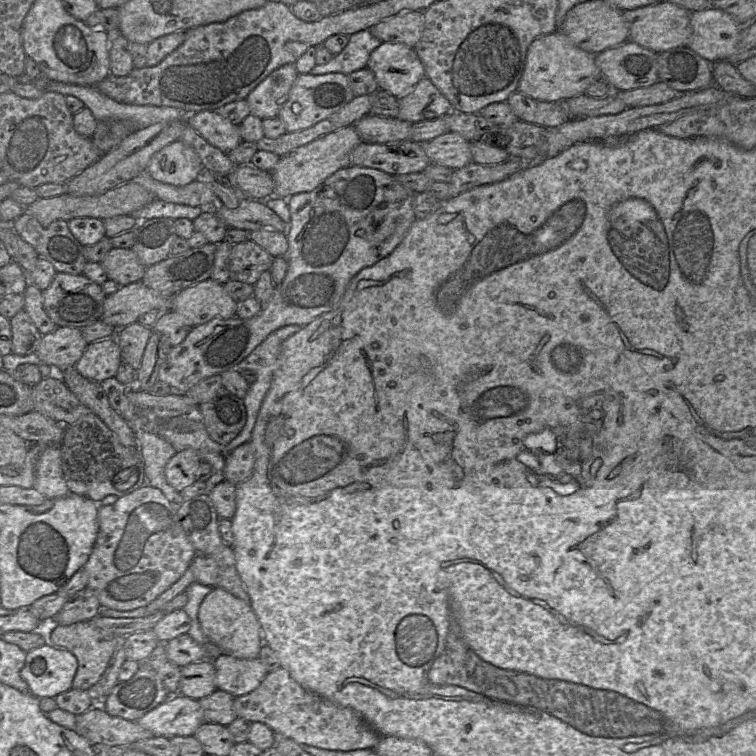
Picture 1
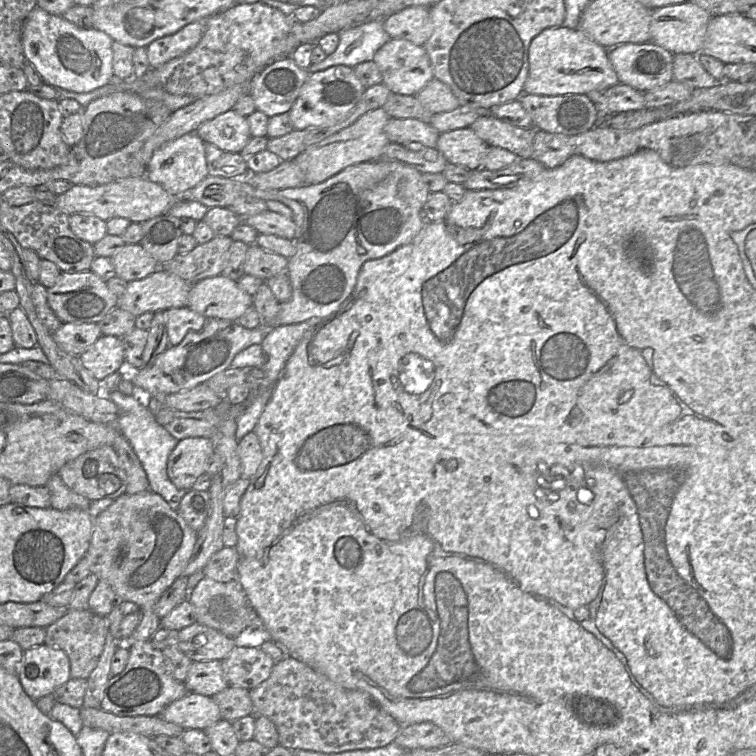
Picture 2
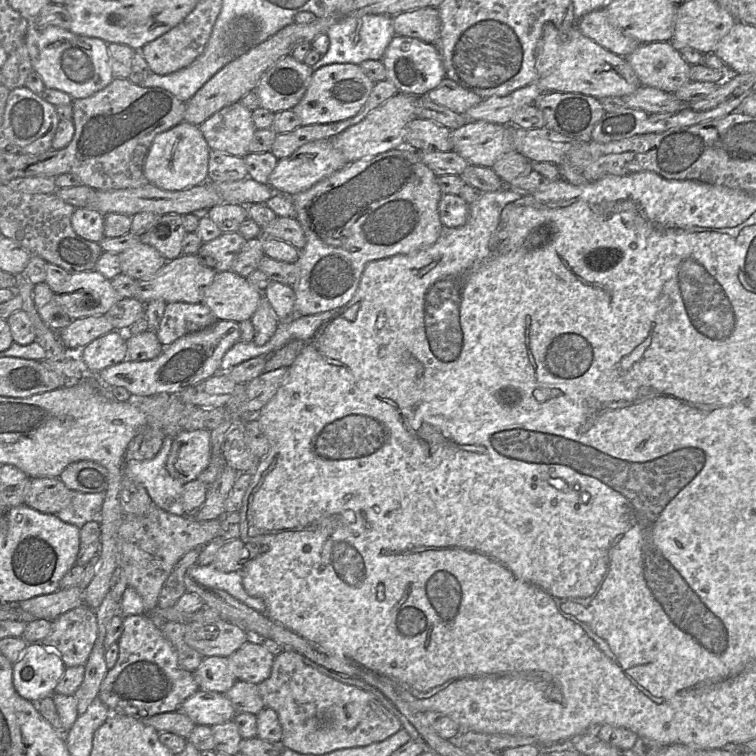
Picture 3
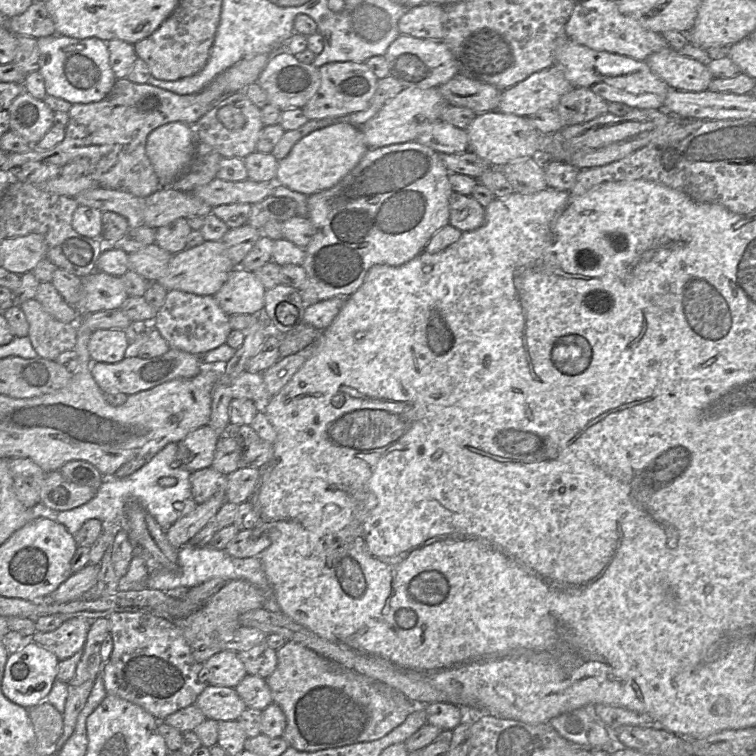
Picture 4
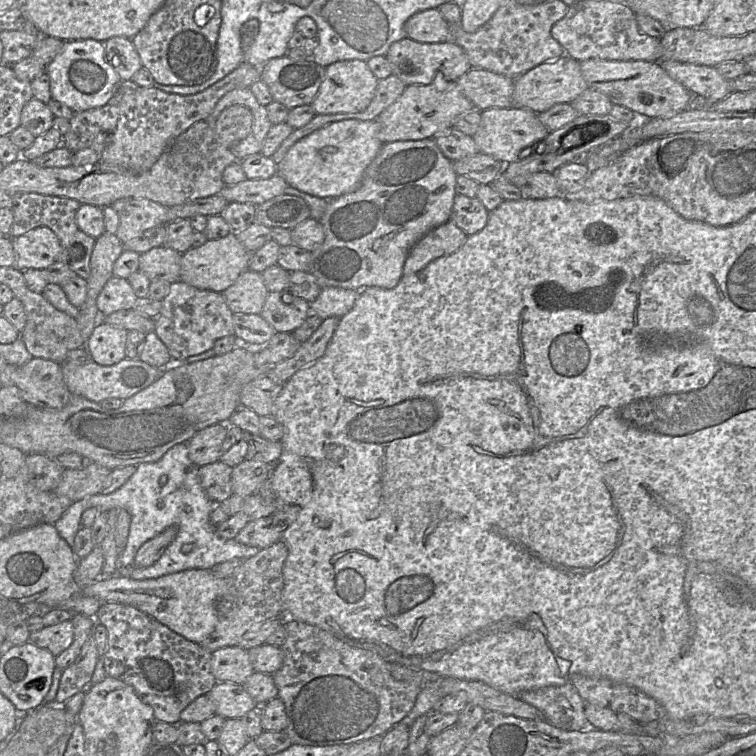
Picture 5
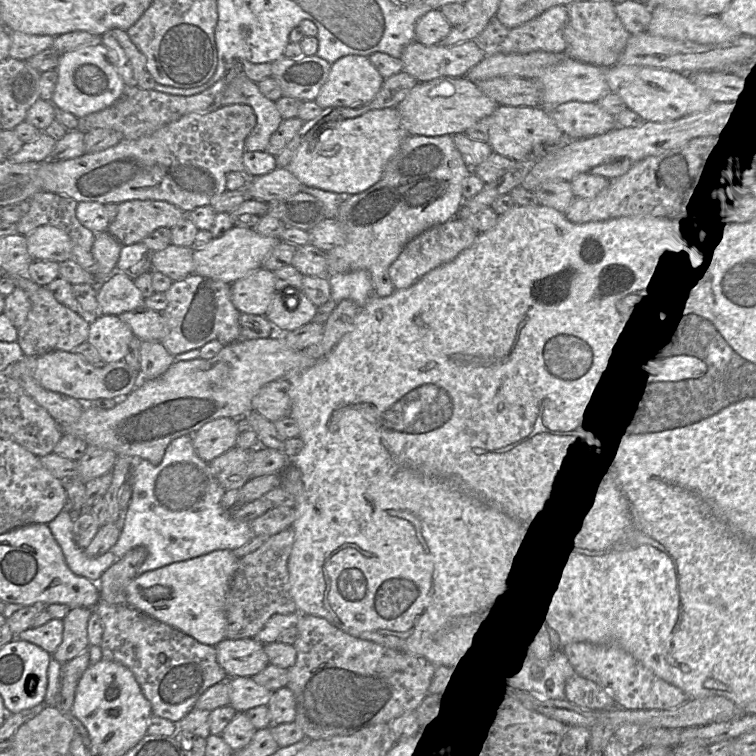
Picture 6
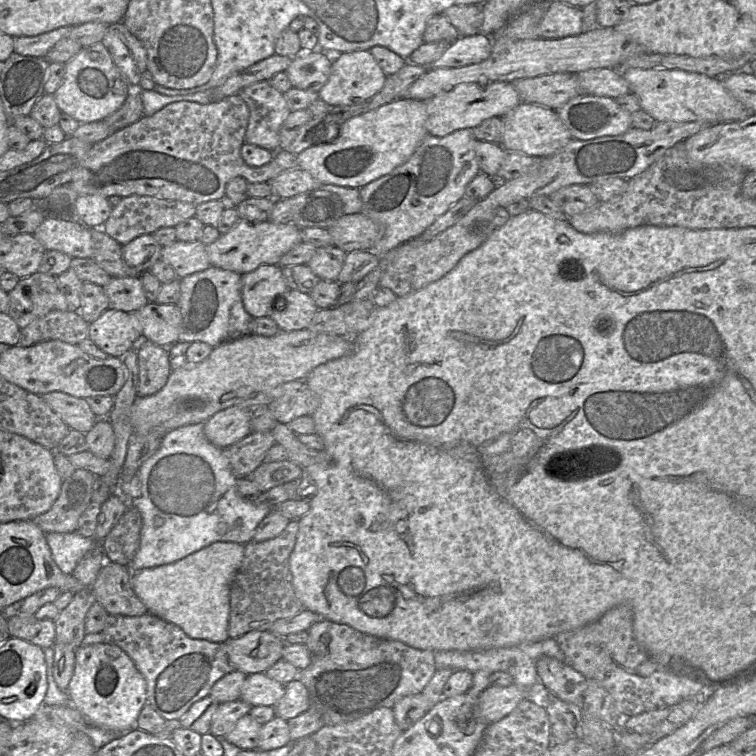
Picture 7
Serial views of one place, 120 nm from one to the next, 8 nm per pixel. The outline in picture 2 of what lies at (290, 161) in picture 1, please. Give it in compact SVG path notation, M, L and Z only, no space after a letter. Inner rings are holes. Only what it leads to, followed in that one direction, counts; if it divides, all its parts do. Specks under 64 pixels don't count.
M383 107L371 110L350 126L309 146L298 154L292 161L304 173L304 184L318 184L351 165L378 160L383 148L390 143L384 131L390 118Z

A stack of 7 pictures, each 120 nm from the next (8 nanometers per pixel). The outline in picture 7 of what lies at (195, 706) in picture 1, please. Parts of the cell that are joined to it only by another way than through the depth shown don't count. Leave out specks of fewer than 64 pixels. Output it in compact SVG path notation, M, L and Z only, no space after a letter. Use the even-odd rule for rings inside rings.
M265 673L248 674L241 689L240 699L252 707L275 707L285 694L285 686L269 678Z

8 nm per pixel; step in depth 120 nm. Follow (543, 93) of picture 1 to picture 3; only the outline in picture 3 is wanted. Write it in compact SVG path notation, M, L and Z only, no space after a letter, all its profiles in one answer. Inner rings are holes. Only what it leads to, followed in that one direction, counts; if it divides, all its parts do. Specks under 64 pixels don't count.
M550 22L543 26L536 70L536 83L542 92L581 93L597 99L610 96L624 98L641 86L625 57L600 46L582 34L576 26L569 31L560 31Z

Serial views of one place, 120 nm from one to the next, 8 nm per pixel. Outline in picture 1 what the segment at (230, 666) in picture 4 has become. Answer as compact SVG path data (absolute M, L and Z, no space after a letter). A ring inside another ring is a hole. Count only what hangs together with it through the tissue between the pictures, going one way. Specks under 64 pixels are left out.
M213 660L193 662L181 668L179 693L182 695L201 700L216 690L216 669Z

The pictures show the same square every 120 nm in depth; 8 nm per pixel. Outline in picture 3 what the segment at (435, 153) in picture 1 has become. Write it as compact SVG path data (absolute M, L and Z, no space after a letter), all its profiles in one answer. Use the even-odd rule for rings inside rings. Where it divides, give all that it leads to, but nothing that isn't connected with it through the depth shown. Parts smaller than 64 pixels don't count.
M466 121L451 131L453 151L470 165L492 168L500 156L514 150L509 125Z

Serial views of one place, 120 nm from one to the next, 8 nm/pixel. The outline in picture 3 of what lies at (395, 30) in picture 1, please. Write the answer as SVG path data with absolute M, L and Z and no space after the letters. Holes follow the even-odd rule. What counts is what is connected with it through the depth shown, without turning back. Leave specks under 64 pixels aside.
M425 7L402 12L392 17L396 36L416 38L435 43L439 38L441 20L438 8Z

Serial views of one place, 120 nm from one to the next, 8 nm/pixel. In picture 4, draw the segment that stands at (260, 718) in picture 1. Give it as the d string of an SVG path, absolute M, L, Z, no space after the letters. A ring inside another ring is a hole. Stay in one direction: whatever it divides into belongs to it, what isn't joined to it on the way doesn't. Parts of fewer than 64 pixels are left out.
M293 641L277 650L277 667L266 678L273 702L280 706L286 717L283 738L299 751L315 752L350 744L378 740L401 725L410 714L376 687L377 680L369 679L353 670L327 659L313 650Z

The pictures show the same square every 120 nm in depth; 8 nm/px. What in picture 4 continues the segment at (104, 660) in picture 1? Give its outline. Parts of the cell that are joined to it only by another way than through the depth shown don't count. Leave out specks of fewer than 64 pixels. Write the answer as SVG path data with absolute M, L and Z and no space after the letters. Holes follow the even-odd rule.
M71 618L50 632L36 632L32 640L56 655L59 661L73 656L84 649L91 621Z

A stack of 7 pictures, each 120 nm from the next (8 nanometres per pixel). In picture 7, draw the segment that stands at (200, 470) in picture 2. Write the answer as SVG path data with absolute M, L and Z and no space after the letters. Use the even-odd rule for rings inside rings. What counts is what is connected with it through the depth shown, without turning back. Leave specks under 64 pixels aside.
M232 406L204 422L206 438L219 448L228 448L251 433L251 410Z

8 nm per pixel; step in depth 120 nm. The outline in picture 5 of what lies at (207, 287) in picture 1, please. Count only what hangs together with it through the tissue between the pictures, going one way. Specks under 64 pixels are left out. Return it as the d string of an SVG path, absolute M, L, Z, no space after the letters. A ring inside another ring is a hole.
M247 269L221 294L233 314L260 314L268 293L261 273Z

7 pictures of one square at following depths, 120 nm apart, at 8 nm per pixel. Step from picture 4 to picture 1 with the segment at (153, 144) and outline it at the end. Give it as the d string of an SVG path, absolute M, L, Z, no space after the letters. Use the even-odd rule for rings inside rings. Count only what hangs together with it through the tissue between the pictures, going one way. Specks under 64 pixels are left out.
M177 140L156 153L146 171L162 183L184 186L200 178L202 163L193 148Z

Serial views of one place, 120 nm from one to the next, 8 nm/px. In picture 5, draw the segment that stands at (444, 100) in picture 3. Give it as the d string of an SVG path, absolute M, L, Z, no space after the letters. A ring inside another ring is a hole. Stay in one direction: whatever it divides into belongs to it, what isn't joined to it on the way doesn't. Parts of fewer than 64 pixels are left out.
M471 68L456 83L475 109L512 108L515 79L492 71Z

